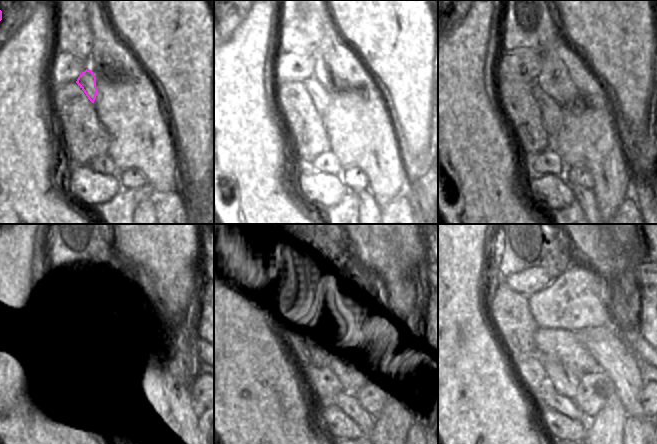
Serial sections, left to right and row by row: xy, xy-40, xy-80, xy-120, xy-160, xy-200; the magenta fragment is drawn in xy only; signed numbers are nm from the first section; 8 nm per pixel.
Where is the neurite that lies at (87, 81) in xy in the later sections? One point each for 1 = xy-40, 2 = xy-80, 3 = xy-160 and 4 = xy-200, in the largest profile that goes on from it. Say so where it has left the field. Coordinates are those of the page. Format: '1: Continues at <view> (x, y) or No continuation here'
1: Continues at xy-40 (320, 96)
2: Continues at xy-80 (552, 114)
3: Continues at xy-160 (328, 386)
4: Continues at xy-200 (568, 389)

